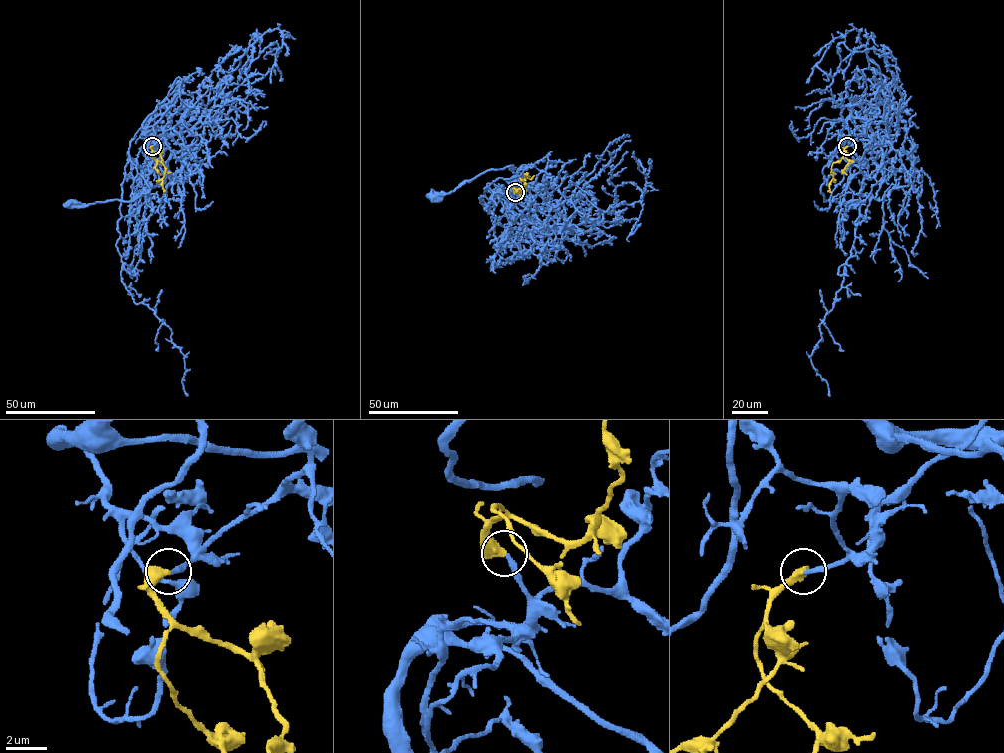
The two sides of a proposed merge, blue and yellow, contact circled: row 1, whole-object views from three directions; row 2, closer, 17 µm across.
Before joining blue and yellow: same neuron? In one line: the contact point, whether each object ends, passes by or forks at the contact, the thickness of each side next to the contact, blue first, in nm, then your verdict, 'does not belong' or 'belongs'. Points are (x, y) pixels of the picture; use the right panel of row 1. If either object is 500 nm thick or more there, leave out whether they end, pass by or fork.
place (847, 146); calibres 240 and 500 nm; belongs

